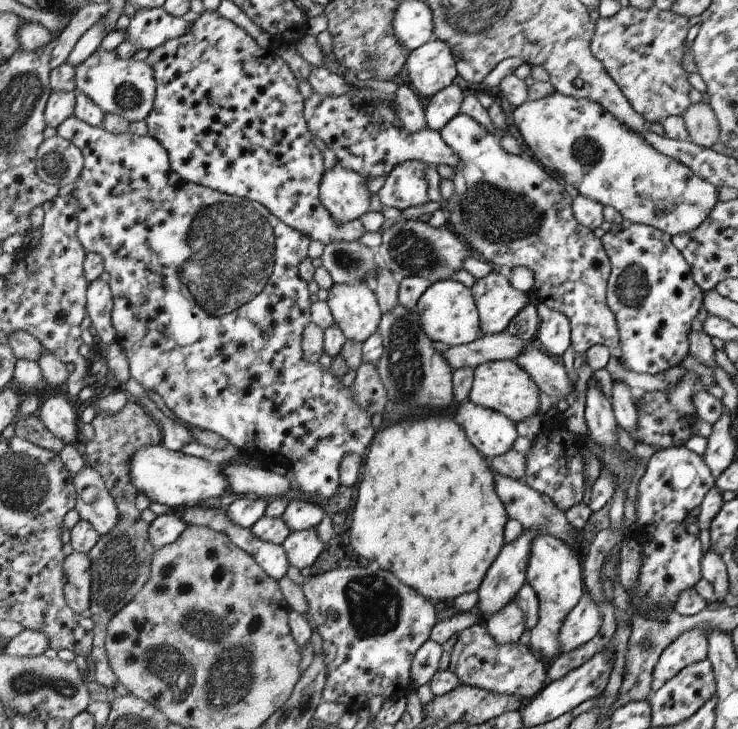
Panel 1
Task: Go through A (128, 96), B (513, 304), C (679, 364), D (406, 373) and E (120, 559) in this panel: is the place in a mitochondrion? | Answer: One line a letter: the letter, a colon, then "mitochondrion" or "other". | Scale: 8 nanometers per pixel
A: mitochondrion
B: other
C: other
D: mitochondrion
E: mitochondrion

